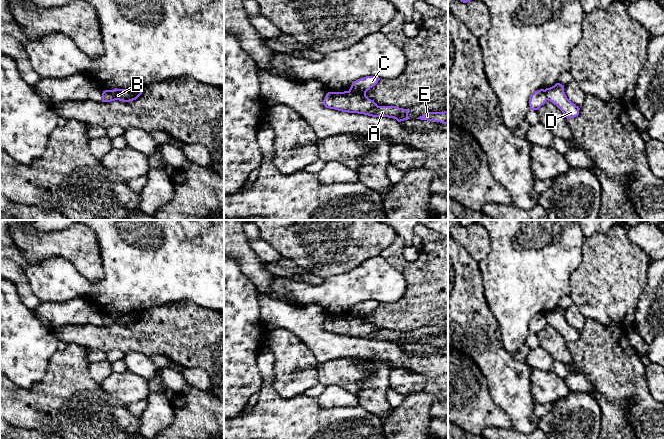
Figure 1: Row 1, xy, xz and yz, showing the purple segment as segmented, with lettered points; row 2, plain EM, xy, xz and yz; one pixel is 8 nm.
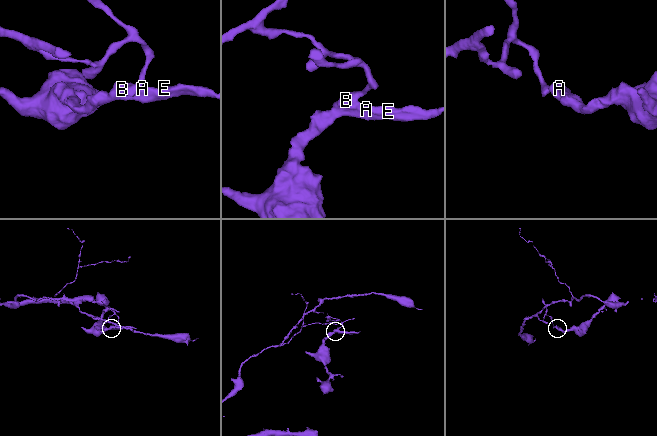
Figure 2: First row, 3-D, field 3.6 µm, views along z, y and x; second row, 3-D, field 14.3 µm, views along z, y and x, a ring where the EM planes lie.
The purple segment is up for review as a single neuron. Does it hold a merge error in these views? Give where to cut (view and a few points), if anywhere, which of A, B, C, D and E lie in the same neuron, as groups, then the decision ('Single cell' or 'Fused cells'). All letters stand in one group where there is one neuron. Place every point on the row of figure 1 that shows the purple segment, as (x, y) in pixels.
Split along xz (349, 90), (354, 93), (365, 94). Groups: A B D E / C. Fused cells

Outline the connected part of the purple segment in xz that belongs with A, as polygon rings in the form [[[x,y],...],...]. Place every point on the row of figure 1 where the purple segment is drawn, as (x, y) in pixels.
[[[351,91],[328,92],[323,100],[323,105],[342,112],[394,118],[398,122],[410,119],[408,109],[396,106],[378,106],[366,94],[354,94]]]

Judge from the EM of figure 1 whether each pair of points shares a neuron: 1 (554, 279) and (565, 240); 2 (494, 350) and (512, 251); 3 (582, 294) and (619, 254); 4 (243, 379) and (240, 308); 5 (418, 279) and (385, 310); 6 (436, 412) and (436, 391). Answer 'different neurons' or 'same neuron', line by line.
1: same neuron
2: different neurons
3: same neuron
4: same neuron
5: same neuron
6: same neuron

